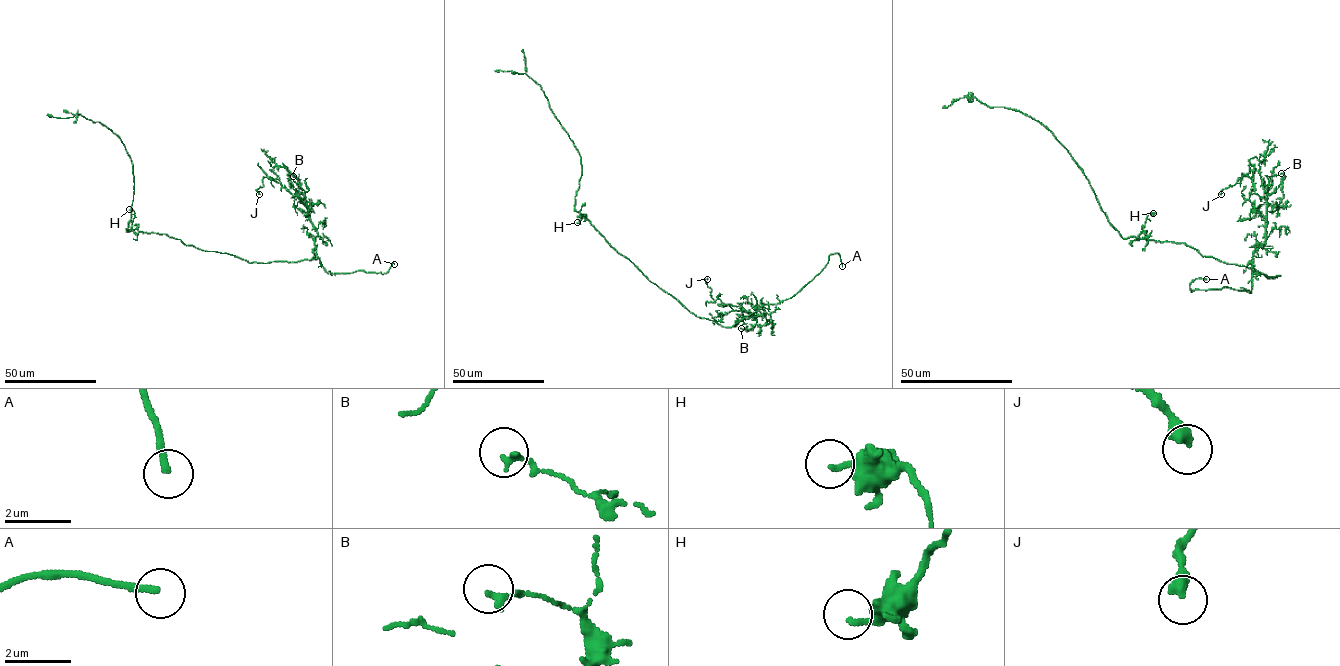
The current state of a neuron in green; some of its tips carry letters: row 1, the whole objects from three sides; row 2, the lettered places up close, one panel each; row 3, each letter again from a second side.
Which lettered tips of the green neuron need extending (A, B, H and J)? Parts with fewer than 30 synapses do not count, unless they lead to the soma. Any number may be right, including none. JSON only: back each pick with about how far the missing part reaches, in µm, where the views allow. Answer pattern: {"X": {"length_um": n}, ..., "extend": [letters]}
{"A": {"length_um": 15}, "extend": ["A"]}

